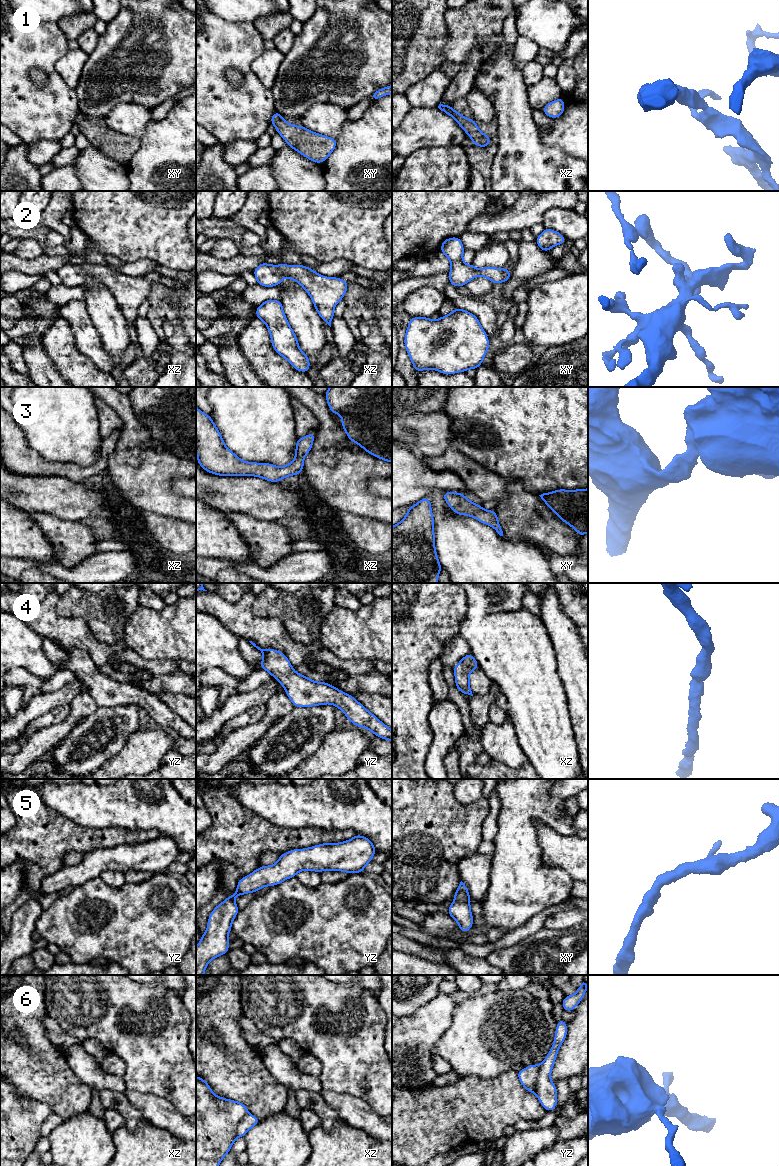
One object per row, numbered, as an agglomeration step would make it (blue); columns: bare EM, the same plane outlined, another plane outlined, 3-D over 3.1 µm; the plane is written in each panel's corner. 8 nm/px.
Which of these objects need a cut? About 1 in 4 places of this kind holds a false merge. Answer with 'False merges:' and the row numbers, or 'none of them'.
False merges: none of them

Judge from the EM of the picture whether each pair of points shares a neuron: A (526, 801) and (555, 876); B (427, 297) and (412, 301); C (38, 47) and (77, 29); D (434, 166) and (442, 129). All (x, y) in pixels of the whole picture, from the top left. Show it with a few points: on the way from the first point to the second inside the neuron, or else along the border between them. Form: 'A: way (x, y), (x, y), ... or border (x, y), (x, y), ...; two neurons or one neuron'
A: way (525, 823), (525, 859), (533, 867); one neuron
B: way (423, 301), (416, 301); one neuron
C: border (56, 23), (68, 40); two neurons
D: border (461, 144), (424, 146), (415, 151); two neurons

